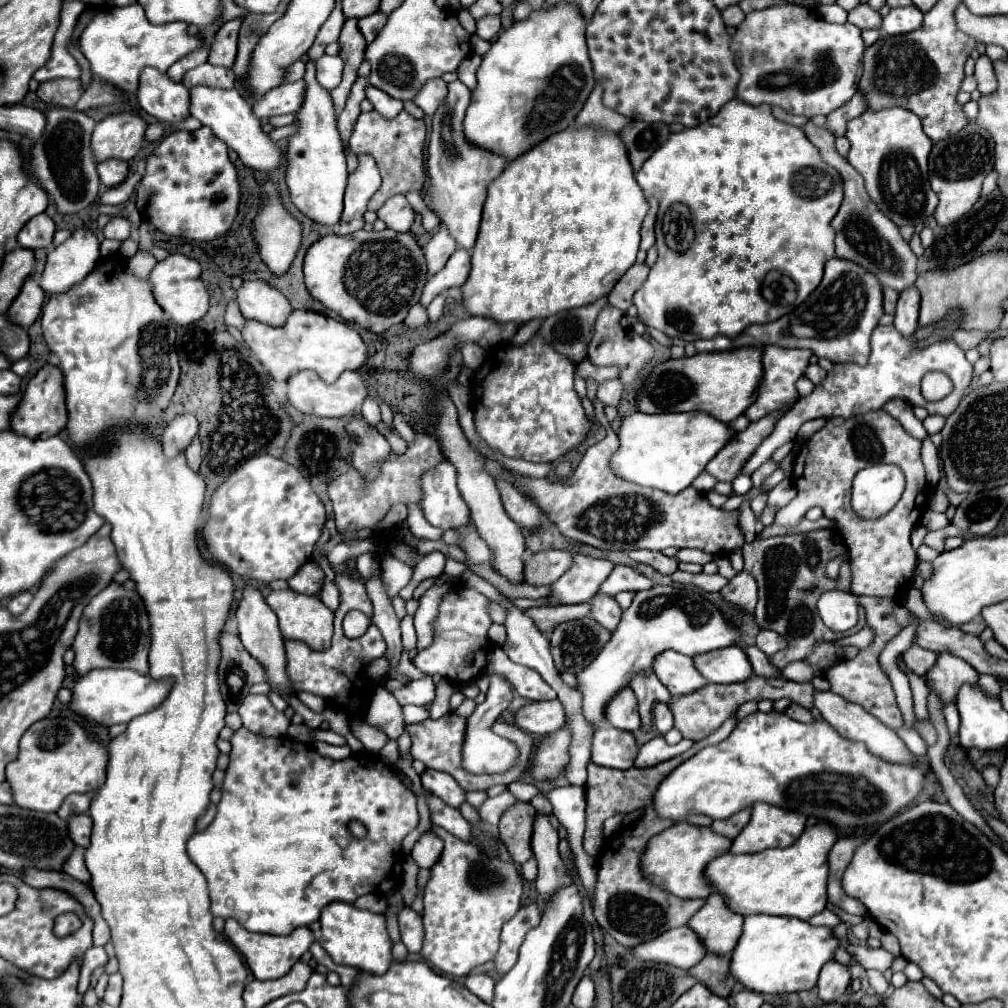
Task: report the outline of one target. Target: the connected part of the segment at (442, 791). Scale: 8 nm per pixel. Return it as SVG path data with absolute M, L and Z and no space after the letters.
M424 770L422 778L422 786L432 792L434 796L442 798L448 806L460 808L460 804L464 802L464 790L458 786L458 782L450 776L450 774L442 774L442 772L434 772L434 770Z

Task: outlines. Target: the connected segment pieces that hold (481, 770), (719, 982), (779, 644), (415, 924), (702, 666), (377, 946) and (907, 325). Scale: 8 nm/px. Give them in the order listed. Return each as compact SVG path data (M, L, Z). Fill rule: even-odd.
M492 676L490 680L490 690L486 694L486 700L476 706L476 710L468 716L468 726L466 726L466 736L464 736L464 746L462 746L462 766L470 774L494 774L494 772L504 772L512 768L516 762L518 750L512 746L508 740L498 738L498 734L492 732L492 724L496 718L508 708L512 702L512 690L506 678L502 676Z
M706 954L702 962L688 970L694 978L706 984L714 994L730 996L730 958L718 954Z
M760 630L758 636L756 636L756 646L758 646L762 652L766 652L768 656L772 656L772 654L776 654L778 650L786 648L786 640L784 640L780 634L776 634L774 630Z
M402 908L398 914L398 924L400 924L400 934L402 942L406 944L410 954L420 952L422 940L424 940L424 928L422 928L422 916L414 912L412 908Z
M728 646L716 652L696 656L694 664L708 682L716 682L716 684L742 682L752 676L750 660L746 652L738 646Z
M332 902L322 910L322 948L332 956L336 964L354 966L370 974L384 974L392 960L392 940L386 932L386 918L368 910L358 910L346 902Z
M912 284L912 288L904 288L898 298L894 326L902 336L910 336L918 328L918 312L920 312L920 292Z

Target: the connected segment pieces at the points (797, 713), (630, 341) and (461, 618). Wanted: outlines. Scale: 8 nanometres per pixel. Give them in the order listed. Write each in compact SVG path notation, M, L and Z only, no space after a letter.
M790 704L790 706L786 708L786 712L784 712L784 714L786 714L786 716L790 716L792 720L796 720L796 722L802 722L802 724L812 724L812 722L814 722L812 714L810 714L806 708L798 706L798 704Z
M606 304L596 318L596 330L594 330L592 342L588 344L590 362L594 366L618 366L620 368L620 380L622 380L624 388L628 390L640 380L640 372L652 360L652 356L654 356L652 344L644 336L640 336L632 330L628 316L624 312L620 312L618 308Z
M464 584L454 586L440 604L438 614L438 634L434 644L426 650L420 650L412 664L424 674L440 674L444 678L452 678L458 682L472 680L480 676L486 668L486 652L488 652L488 628L492 626L492 618L488 614L490 600Z

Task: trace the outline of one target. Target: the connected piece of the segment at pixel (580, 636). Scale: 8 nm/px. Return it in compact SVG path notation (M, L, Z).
M564 622L550 634L550 652L558 672L578 674L610 640L610 632L598 622Z

